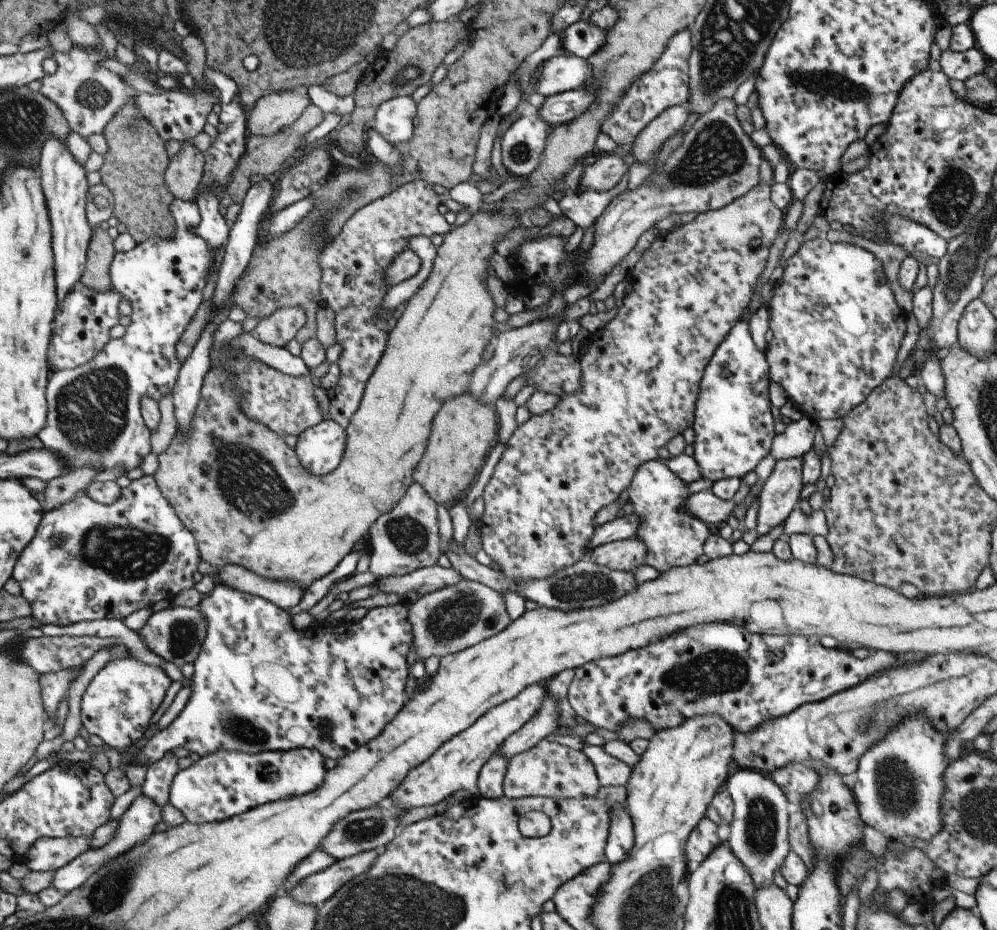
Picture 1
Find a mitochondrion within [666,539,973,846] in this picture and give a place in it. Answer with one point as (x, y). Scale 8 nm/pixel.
(898, 789)

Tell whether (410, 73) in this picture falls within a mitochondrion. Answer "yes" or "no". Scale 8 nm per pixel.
yes

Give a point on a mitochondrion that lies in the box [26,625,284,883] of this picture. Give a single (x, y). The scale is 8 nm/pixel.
(227, 715)

